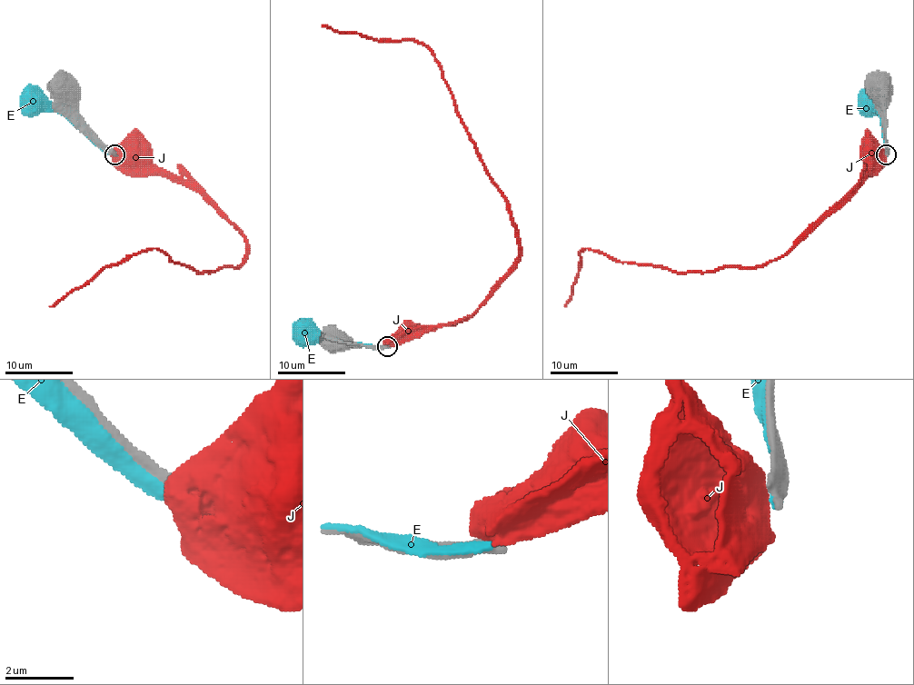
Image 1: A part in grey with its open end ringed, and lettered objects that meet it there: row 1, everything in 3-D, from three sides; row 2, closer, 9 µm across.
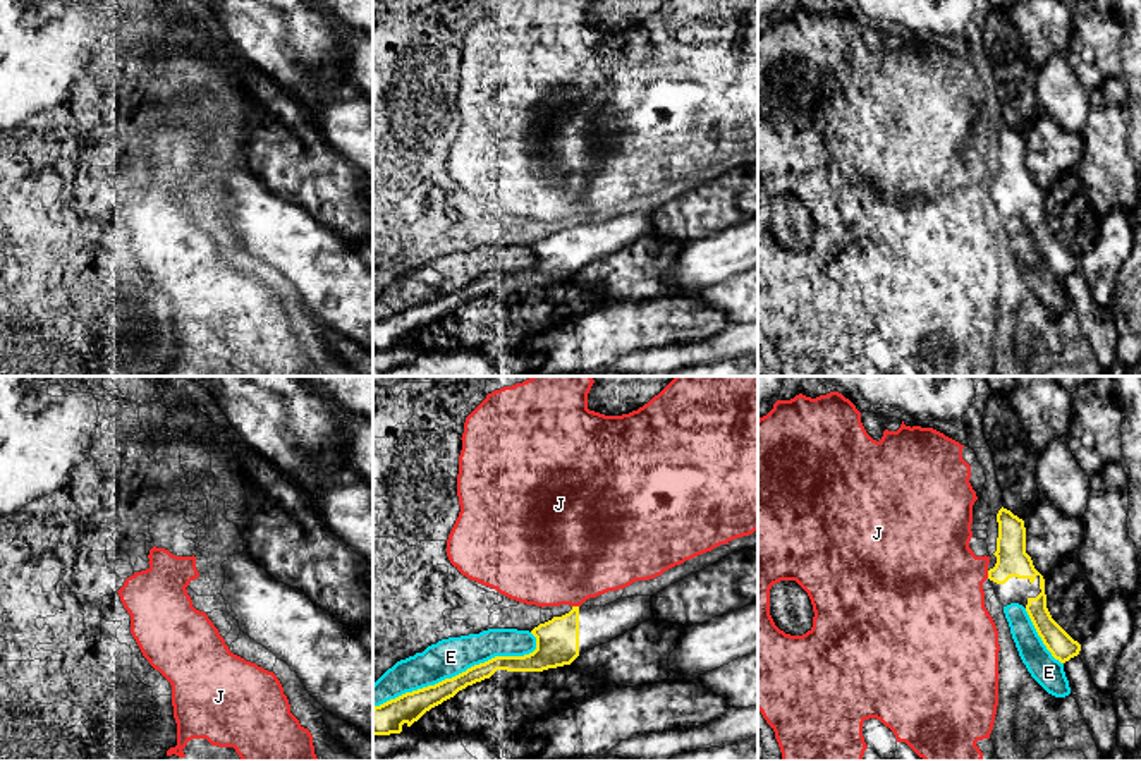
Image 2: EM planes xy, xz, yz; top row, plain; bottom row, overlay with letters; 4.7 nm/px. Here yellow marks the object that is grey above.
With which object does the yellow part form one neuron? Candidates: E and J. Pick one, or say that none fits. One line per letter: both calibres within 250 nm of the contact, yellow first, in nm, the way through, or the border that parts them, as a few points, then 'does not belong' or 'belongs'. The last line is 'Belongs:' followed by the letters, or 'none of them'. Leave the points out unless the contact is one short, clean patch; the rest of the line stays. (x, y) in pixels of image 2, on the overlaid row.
E: 120/180 nm | does not belong
J: 150/440 nm | along yz (987, 571), (988, 578) | does not belong
Belongs: none of them

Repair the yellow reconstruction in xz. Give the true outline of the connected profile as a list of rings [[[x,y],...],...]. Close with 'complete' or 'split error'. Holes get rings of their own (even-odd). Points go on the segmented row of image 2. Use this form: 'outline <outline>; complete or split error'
outline [[[651,596],[620,598],[605,606],[572,606],[562,617],[540,624],[531,630],[536,649],[524,656],[495,656],[466,672],[412,692],[406,692],[373,708],[373,735],[400,734],[426,711],[454,697],[459,691],[490,679],[497,670],[543,672],[570,665],[595,646],[624,636],[653,618]]]; split error

